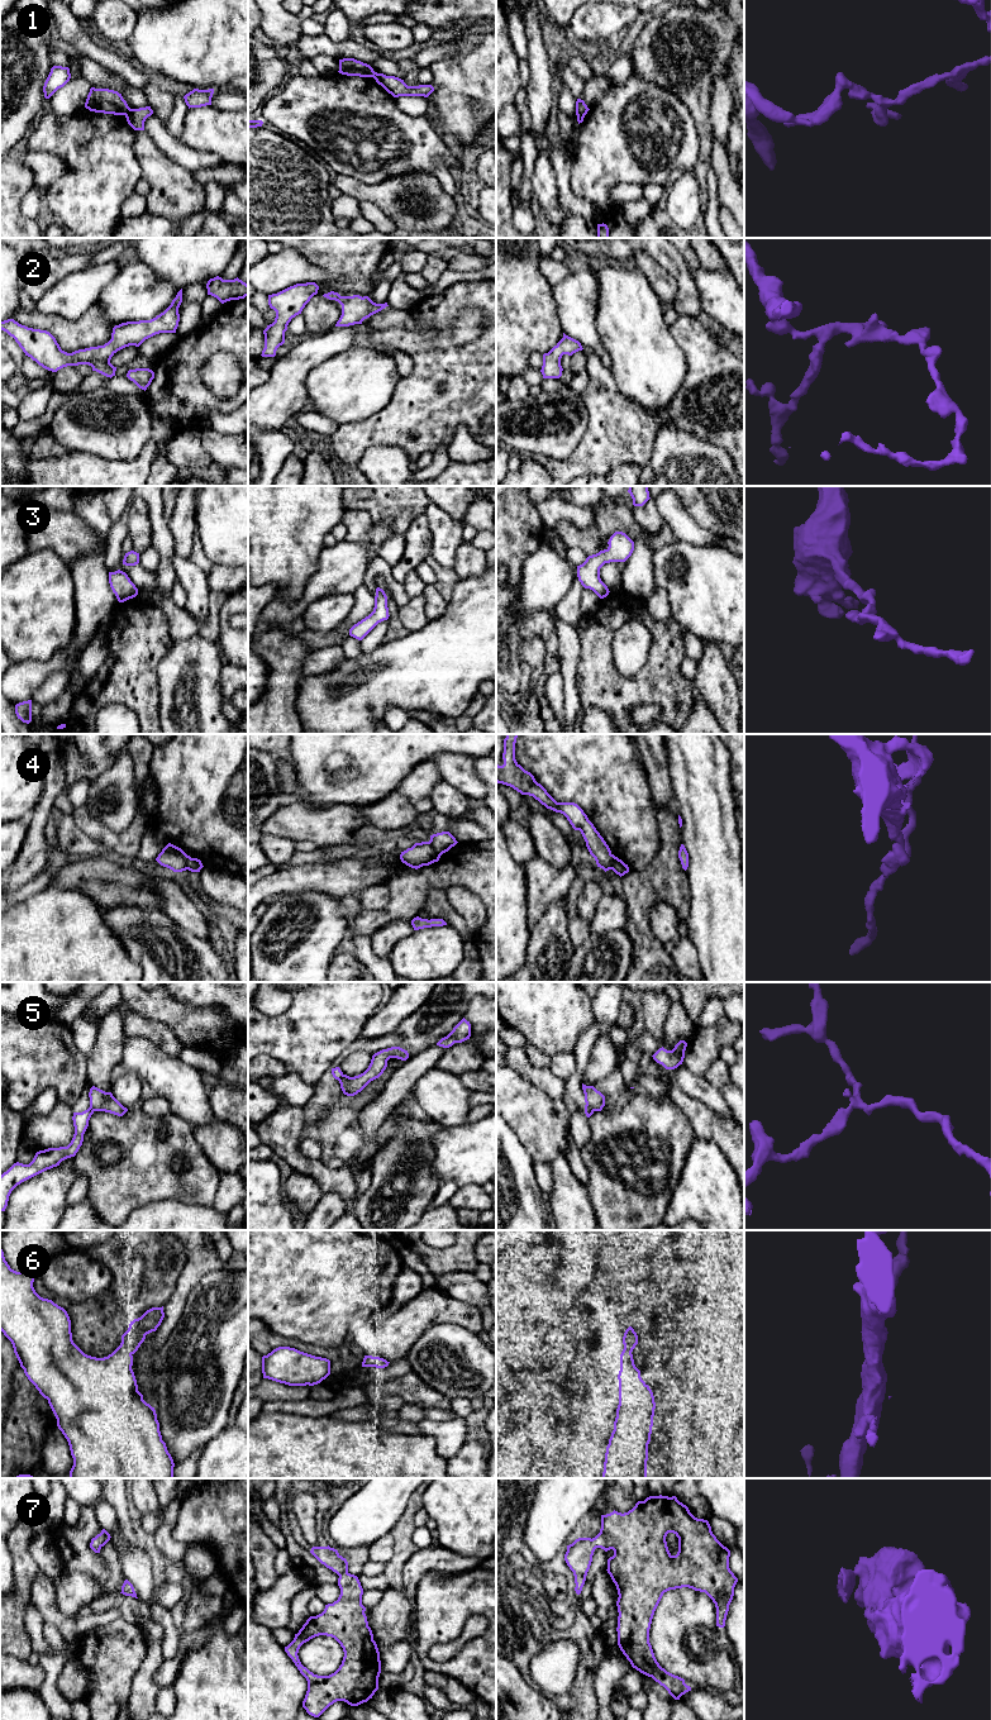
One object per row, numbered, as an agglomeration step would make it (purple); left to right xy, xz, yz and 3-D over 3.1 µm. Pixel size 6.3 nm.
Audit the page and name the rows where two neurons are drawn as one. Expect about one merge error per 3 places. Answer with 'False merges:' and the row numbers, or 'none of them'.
False merges: 1, 4, 5

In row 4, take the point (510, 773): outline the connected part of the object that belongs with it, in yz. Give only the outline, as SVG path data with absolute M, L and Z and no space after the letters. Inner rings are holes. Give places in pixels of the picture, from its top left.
M506 734L504 739L504 764L496 764L496 782L513 787L521 795L533 796L547 809L563 814L575 830L580 830L597 867L611 869L611 851L583 810L575 802L557 802L515 759L515 743L519 734Z

